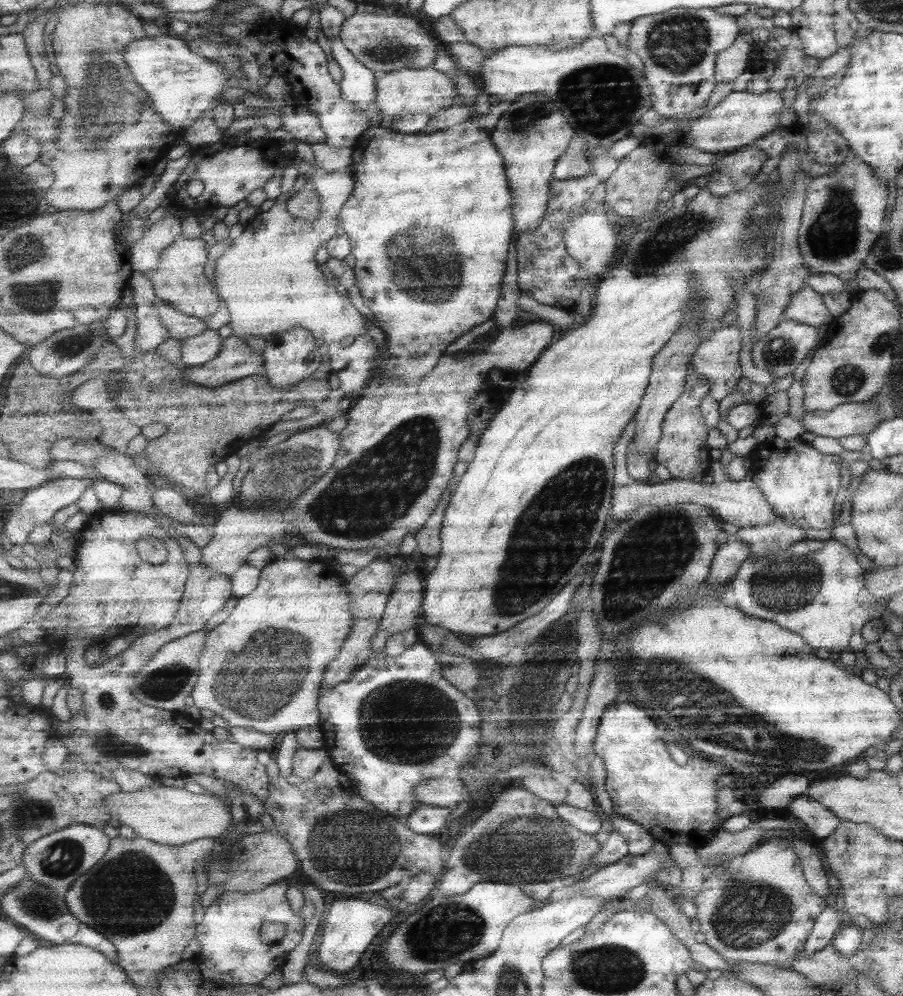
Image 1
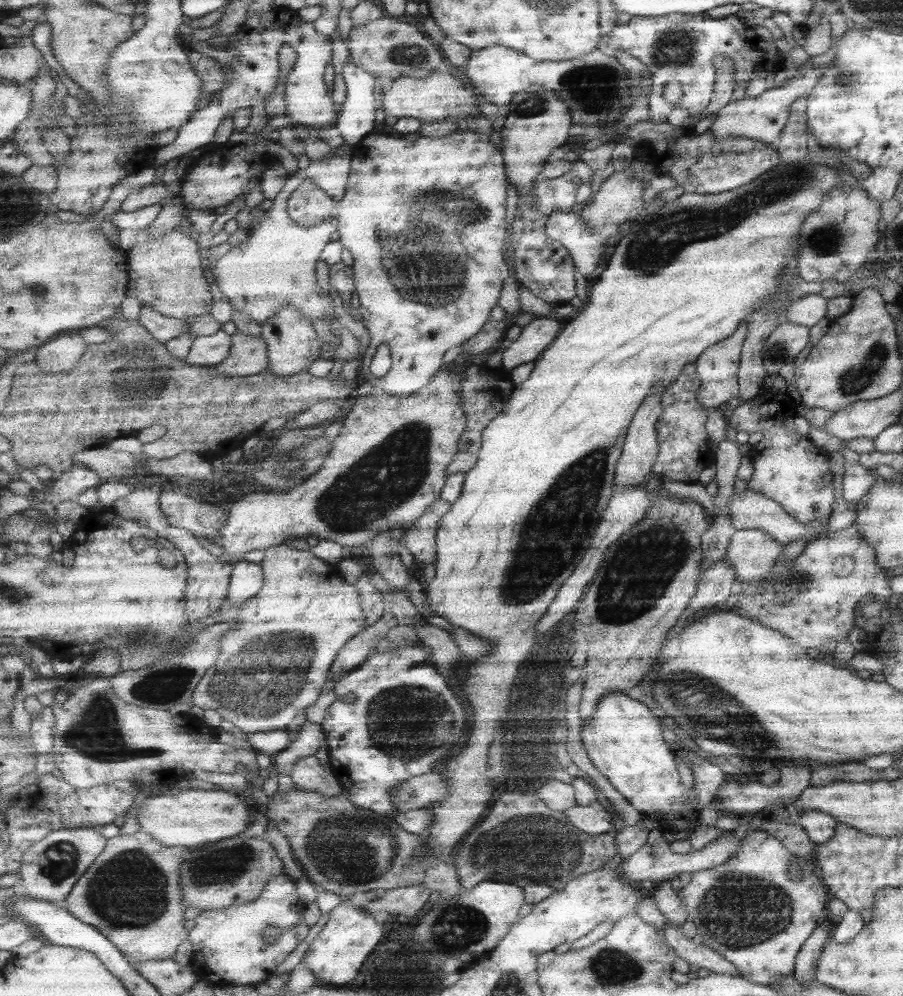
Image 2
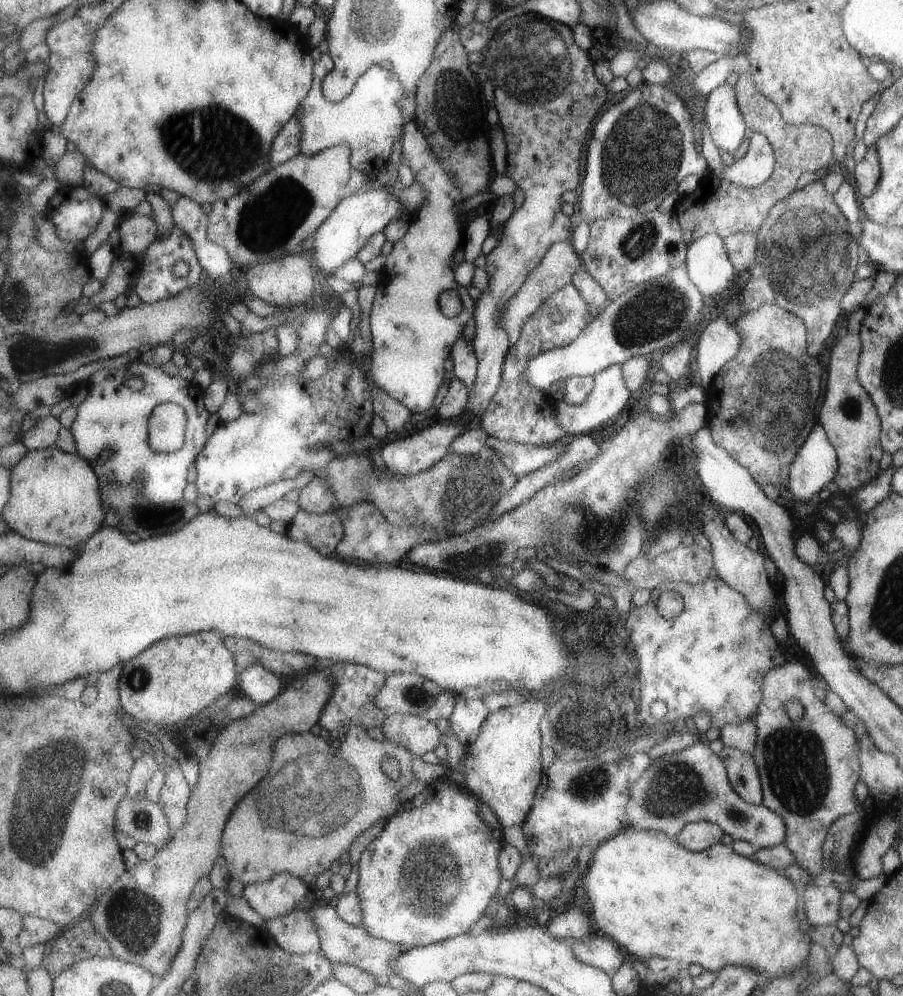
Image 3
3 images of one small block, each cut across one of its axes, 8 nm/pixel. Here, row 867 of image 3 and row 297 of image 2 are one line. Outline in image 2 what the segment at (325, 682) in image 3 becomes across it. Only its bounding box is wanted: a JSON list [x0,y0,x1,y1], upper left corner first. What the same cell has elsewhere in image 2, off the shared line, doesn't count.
[129,230,215,322]

